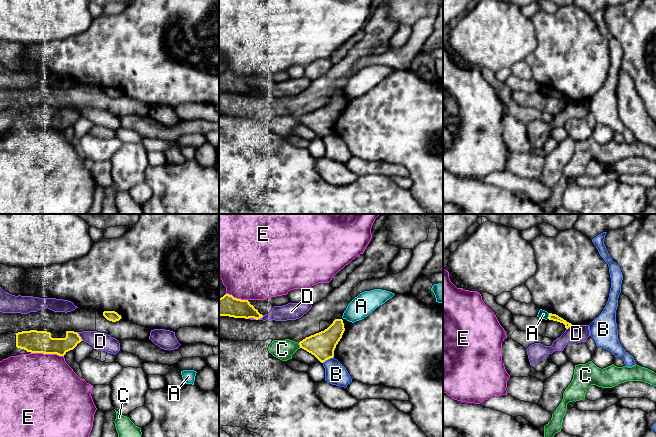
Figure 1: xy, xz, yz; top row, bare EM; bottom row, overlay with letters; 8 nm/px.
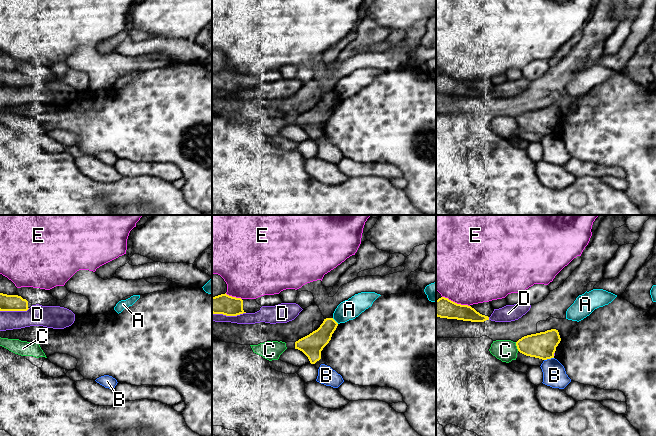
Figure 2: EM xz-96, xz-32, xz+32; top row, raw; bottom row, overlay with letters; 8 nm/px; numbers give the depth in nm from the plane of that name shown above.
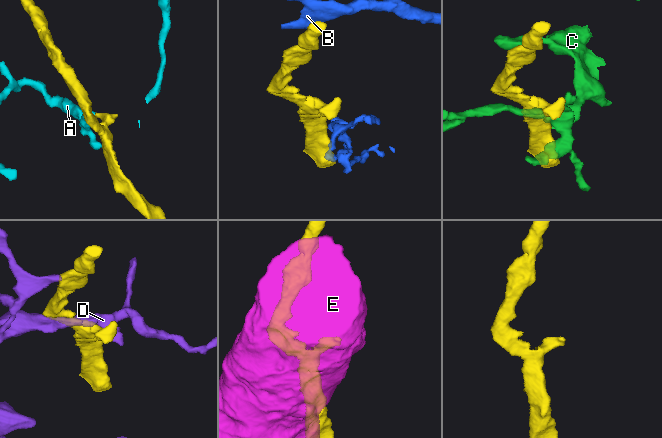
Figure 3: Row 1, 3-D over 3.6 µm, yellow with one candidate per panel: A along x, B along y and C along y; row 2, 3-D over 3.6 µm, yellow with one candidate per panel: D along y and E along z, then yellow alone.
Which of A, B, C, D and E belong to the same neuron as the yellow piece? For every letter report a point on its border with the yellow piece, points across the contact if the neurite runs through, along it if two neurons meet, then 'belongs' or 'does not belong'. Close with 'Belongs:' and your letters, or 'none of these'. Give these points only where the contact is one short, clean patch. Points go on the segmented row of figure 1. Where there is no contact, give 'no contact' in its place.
A: meets yellow in yz at (549, 316); border along yz (549, 313), (547, 318); does not belong
B: meets yellow in xz at (327, 359); border along xz (333, 356), (322, 362); does not belong
C: meets yellow in xz at (299, 344); border along xz (298, 343), (300, 347); does not belong
D: meets yellow in xz at (255, 318); does not belong
E: meets yellow in xy at (47, 353); does not belong
Belongs: none of these

